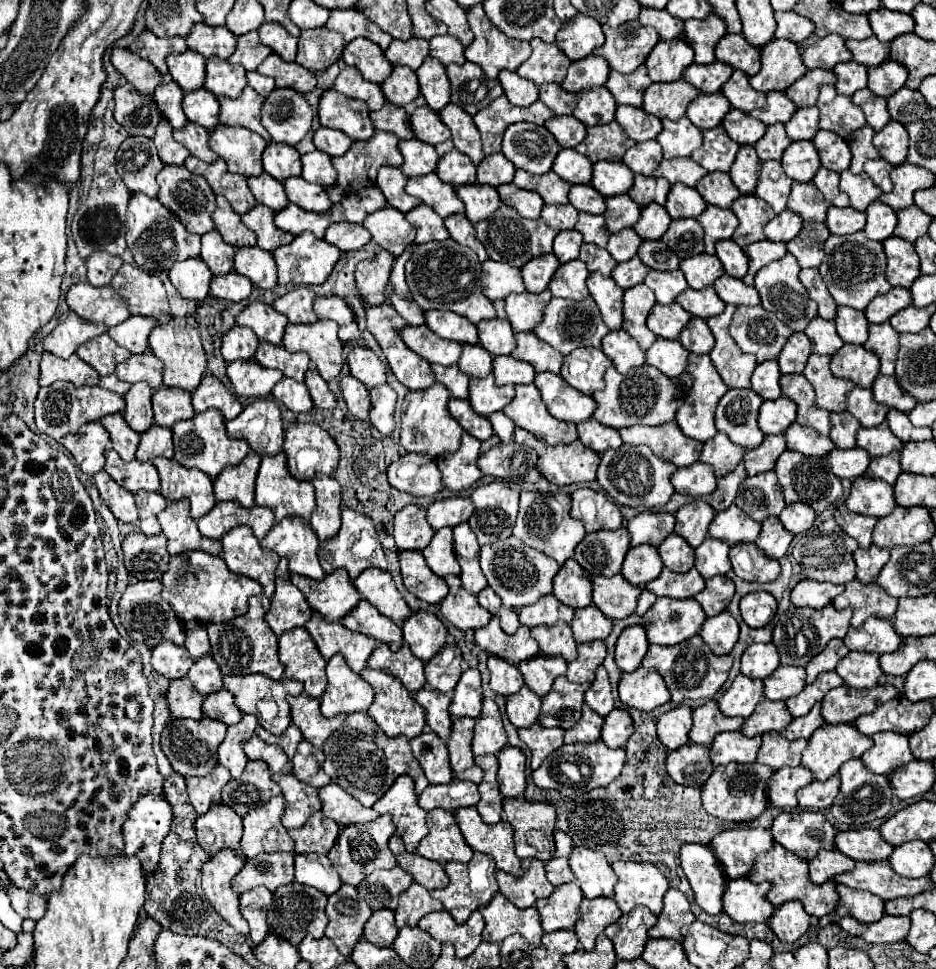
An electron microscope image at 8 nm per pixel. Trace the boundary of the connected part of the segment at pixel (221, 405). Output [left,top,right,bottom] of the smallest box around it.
[191,375,243,419]

